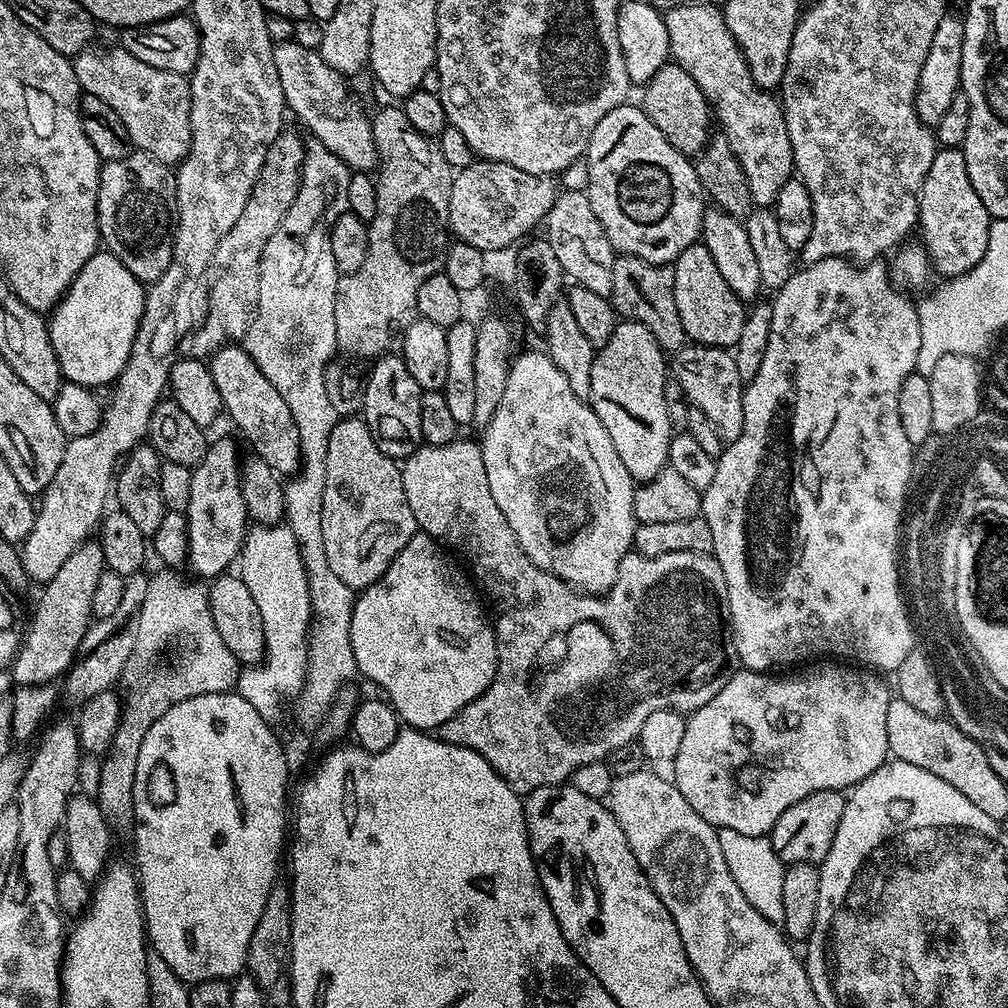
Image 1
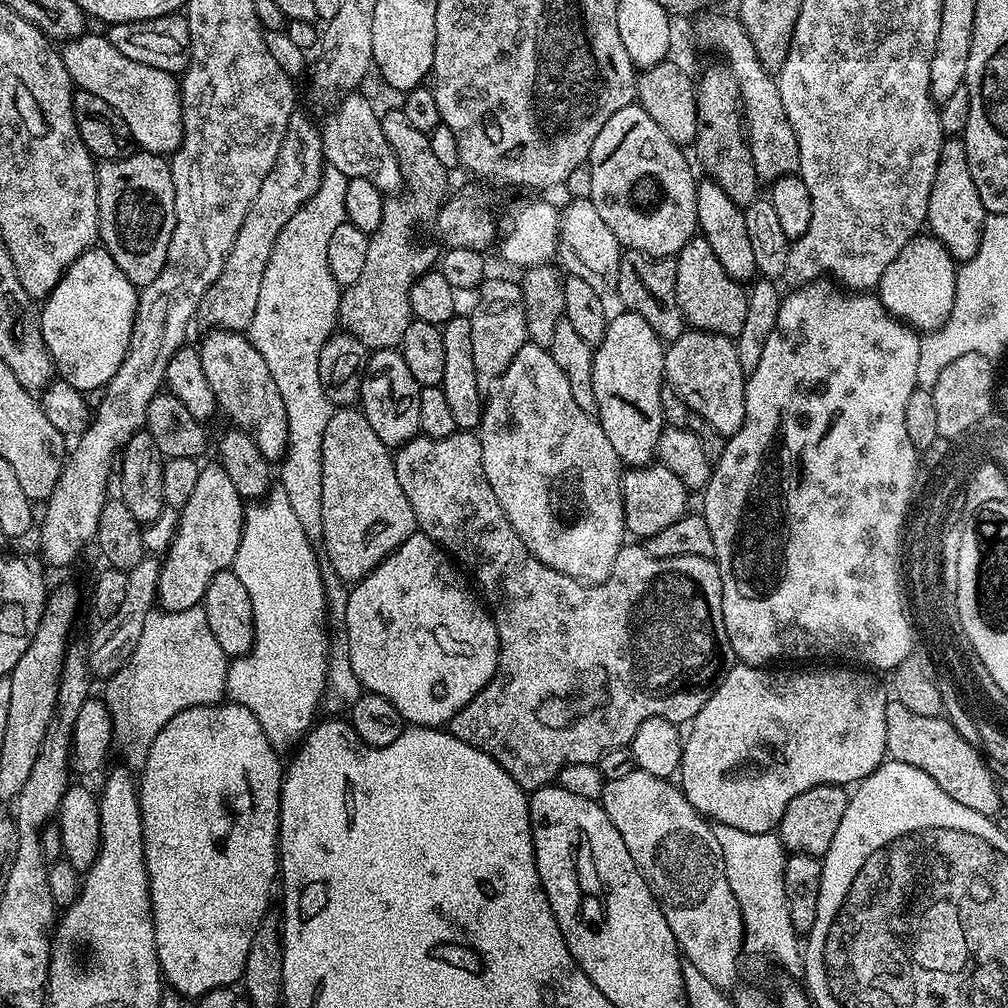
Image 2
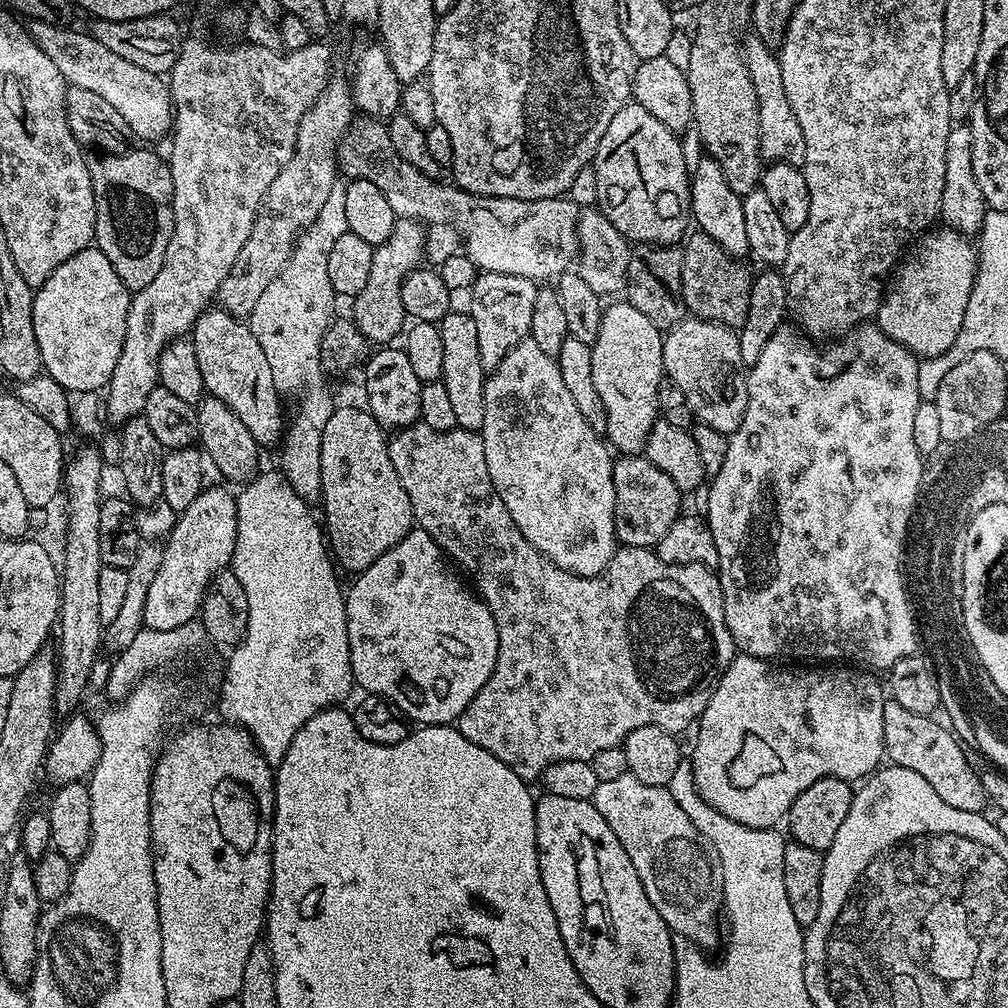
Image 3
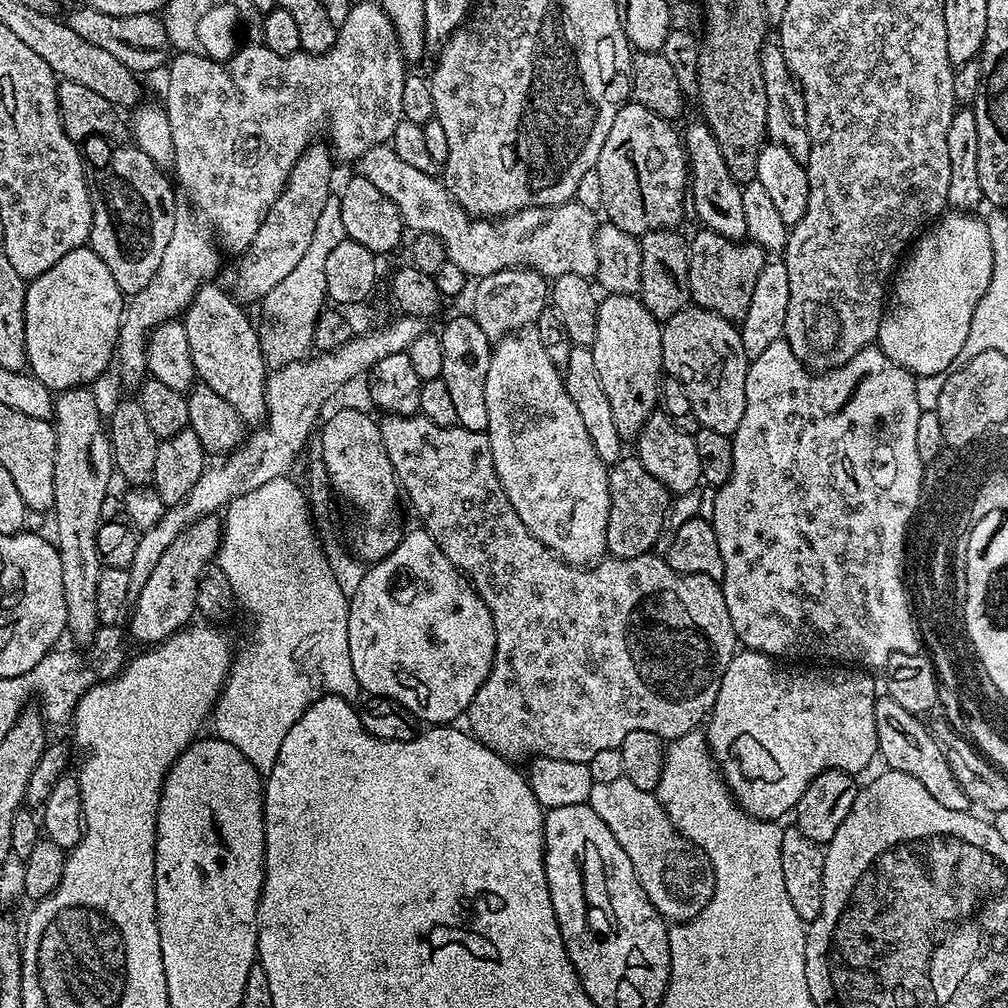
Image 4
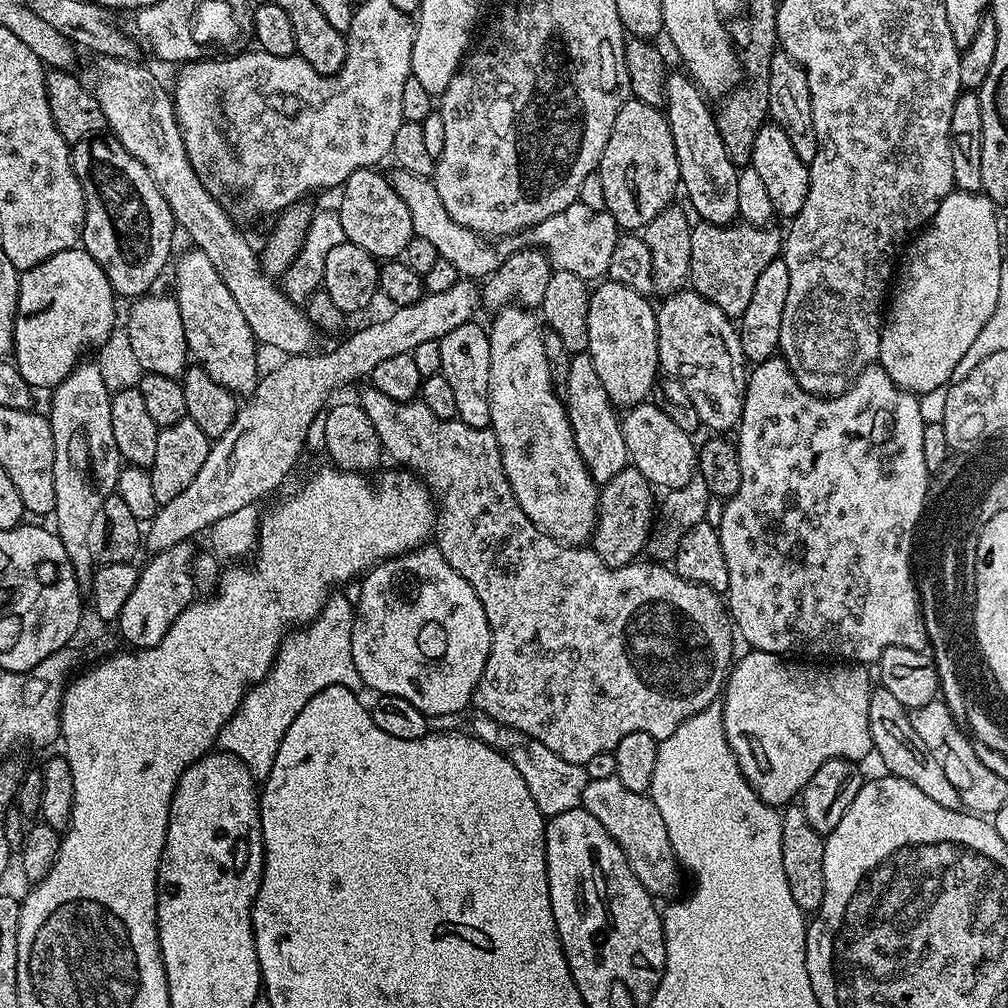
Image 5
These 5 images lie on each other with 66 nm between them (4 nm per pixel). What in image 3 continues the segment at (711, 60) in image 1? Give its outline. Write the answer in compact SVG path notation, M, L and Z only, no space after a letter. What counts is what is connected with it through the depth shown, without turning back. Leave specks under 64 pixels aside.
M755 34L743 37L742 51L746 70L750 70L750 82L754 82L754 94L758 94L758 134L761 157L768 162L803 165L806 158L806 142L802 138L802 126L798 126L798 118L794 118L794 109L790 107L786 90L782 86L779 55Z

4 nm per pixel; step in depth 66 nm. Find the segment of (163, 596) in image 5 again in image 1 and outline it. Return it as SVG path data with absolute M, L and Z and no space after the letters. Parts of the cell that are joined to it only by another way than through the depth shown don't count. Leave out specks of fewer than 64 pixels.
M213 439L208 445L208 453L202 458L202 462L192 469L190 478L190 502L188 503L188 559L187 567L192 567L197 572L197 577L215 578L227 573L228 568L233 567L234 561L241 555L241 548L245 542L245 535L250 528L248 511L244 495L240 489L240 466L242 455L236 449L232 440Z

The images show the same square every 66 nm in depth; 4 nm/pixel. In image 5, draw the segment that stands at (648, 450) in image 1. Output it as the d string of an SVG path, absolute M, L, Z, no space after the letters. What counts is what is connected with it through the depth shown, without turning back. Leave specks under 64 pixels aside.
M609 279L597 283L588 297L588 357L594 362L594 370L598 370L606 394L620 410L645 403L658 384L656 372L661 371L661 366L656 308L648 299L645 293Z

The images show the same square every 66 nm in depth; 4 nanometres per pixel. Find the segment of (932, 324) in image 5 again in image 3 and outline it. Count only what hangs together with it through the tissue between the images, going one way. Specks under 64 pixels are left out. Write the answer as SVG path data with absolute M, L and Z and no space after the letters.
M940 226L923 233L891 273L880 298L875 323L891 340L909 348L918 358L950 350L964 321L977 263L977 245L963 232Z

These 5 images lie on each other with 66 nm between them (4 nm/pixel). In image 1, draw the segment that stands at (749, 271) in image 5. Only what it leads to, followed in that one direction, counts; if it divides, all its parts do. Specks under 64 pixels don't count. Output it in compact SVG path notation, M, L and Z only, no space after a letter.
M702 242L686 246L671 267L674 270L674 303L678 306L678 318L682 318L685 337L697 344L708 344L711 348L735 349L742 335L746 304L722 279L708 247Z

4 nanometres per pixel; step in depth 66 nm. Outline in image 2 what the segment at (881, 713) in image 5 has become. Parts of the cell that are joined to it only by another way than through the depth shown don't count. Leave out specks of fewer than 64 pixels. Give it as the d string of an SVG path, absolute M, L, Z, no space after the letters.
M889 699L886 706L887 755L922 770L922 774L930 774L954 802L962 802L962 806L970 806L970 810L978 810L983 816L995 817L1001 811L1000 784L981 749L976 749L955 726L943 715L914 714L914 710L906 710L902 702Z

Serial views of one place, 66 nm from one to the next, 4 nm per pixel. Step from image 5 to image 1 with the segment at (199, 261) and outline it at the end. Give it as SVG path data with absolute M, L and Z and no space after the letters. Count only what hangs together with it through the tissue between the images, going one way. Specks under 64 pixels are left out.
M239 343L225 344L213 352L208 364L214 374L214 386L222 394L224 412L236 423L236 428L252 443L251 451L270 466L281 478L291 478L300 471L300 439L298 426L294 426L294 414L286 406L282 394L274 390L270 378L258 370L250 354Z

